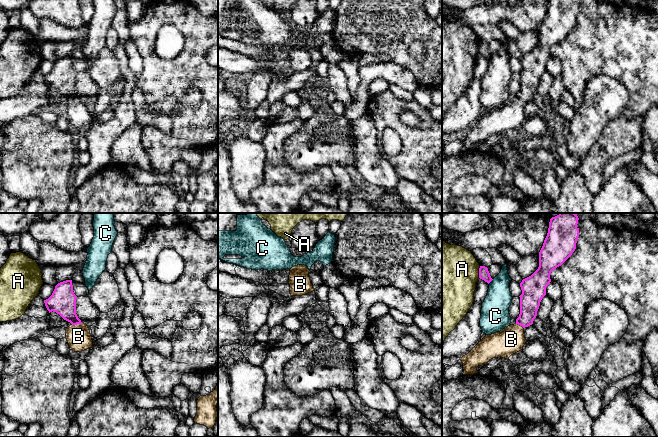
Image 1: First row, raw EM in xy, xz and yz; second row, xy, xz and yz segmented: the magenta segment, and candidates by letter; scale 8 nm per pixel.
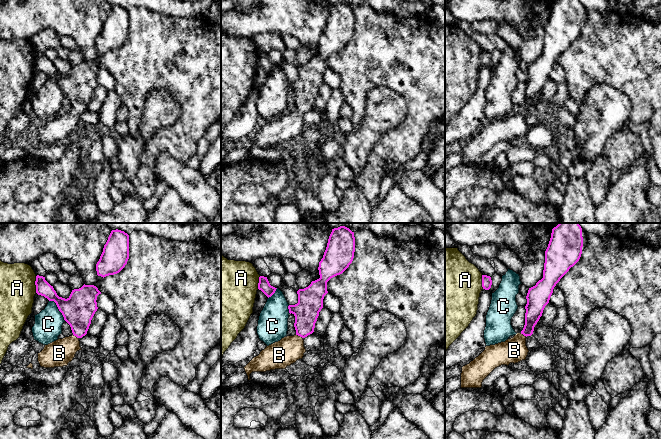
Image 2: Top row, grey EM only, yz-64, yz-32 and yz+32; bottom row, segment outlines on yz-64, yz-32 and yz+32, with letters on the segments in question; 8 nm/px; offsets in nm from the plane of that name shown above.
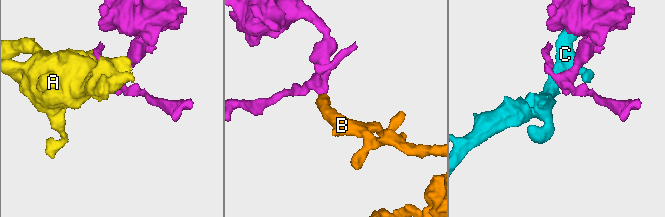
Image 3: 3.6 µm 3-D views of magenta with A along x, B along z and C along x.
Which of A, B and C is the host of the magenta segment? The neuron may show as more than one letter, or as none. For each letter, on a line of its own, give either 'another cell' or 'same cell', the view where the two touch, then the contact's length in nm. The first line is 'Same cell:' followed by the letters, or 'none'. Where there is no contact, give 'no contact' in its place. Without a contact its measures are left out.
Same cell: B
A: another cell; meets magenta in yz; contact 100 nm long
B: same cell; meets magenta in xy; contact 90 nm long
C: another cell; meets magenta in yz; contact 60 nm long

